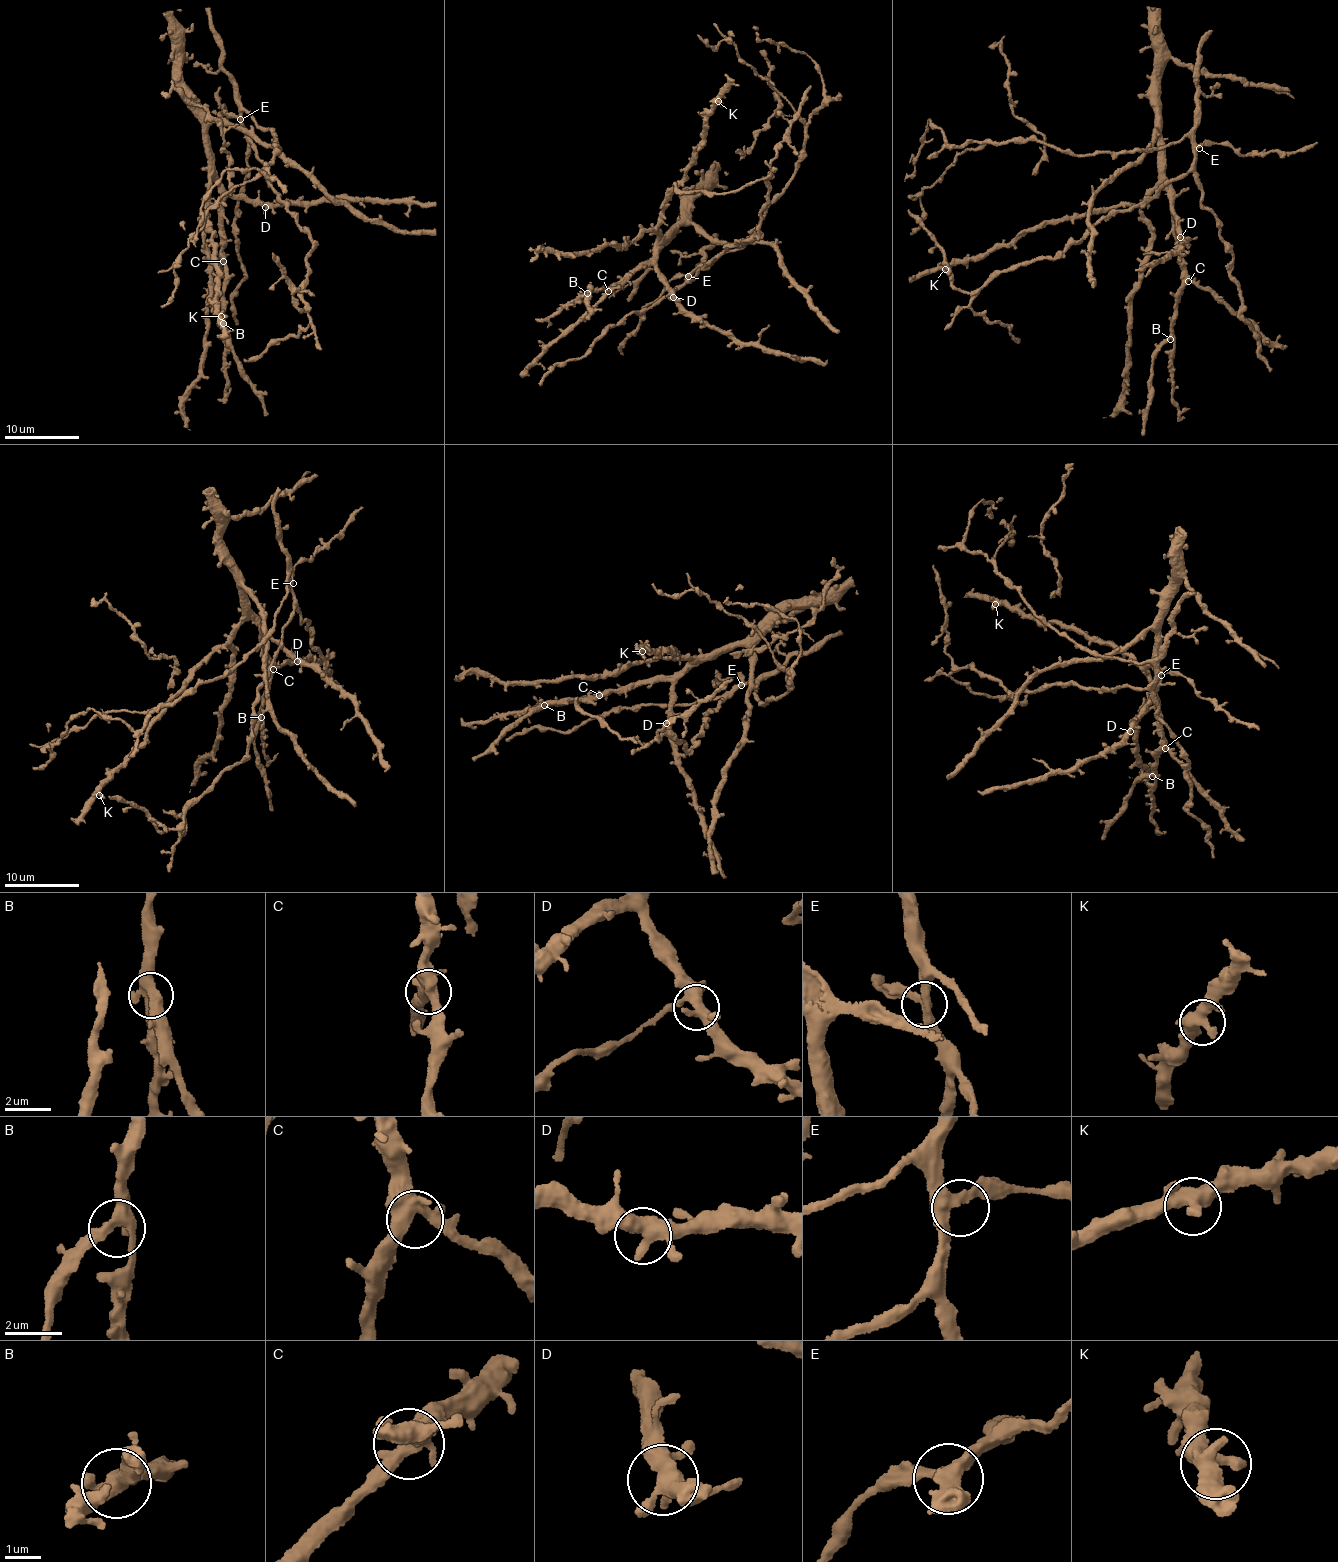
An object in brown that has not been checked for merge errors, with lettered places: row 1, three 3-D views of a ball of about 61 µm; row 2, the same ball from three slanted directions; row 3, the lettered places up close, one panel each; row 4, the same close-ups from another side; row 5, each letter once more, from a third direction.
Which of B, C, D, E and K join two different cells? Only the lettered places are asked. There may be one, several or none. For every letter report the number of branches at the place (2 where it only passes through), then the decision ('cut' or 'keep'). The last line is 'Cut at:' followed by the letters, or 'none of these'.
B: branches 4; keep
C: branches 5; keep
D: branches 4; keep
E: branches 3; keep
K: branches 3; keep
Cut at: none of these

